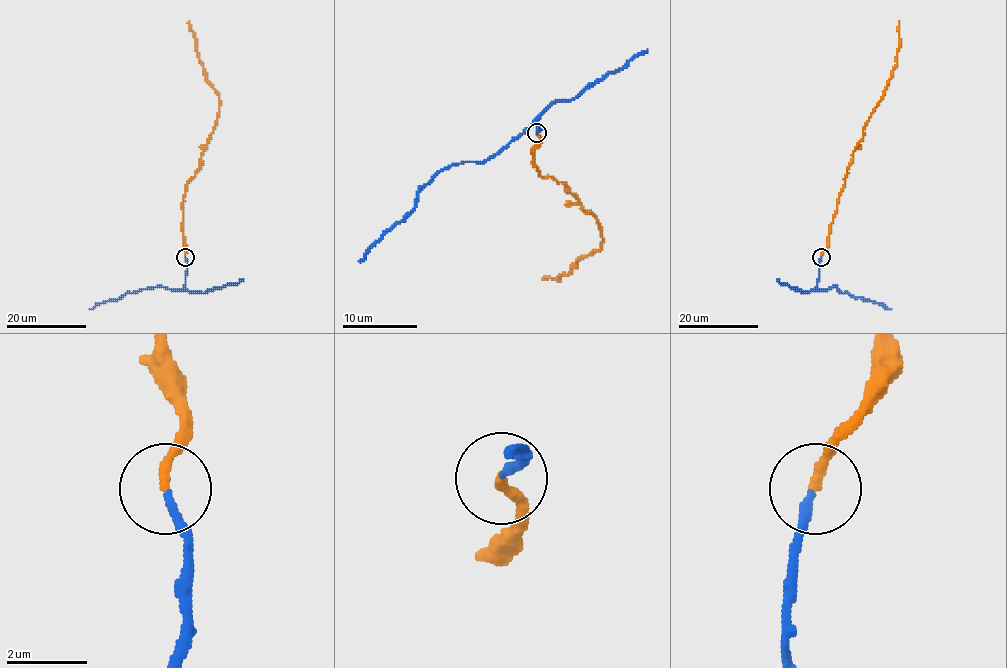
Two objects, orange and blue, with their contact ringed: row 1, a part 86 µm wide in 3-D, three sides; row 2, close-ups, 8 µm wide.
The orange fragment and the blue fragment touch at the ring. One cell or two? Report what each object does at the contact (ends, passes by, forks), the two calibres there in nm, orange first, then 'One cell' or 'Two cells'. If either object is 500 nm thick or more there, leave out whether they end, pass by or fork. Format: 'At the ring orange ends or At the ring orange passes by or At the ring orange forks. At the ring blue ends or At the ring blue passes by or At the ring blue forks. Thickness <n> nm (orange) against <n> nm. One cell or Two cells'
At the ring orange ends. At the ring blue ends. Thickness 220 nm (orange) against 200 nm. One cell

